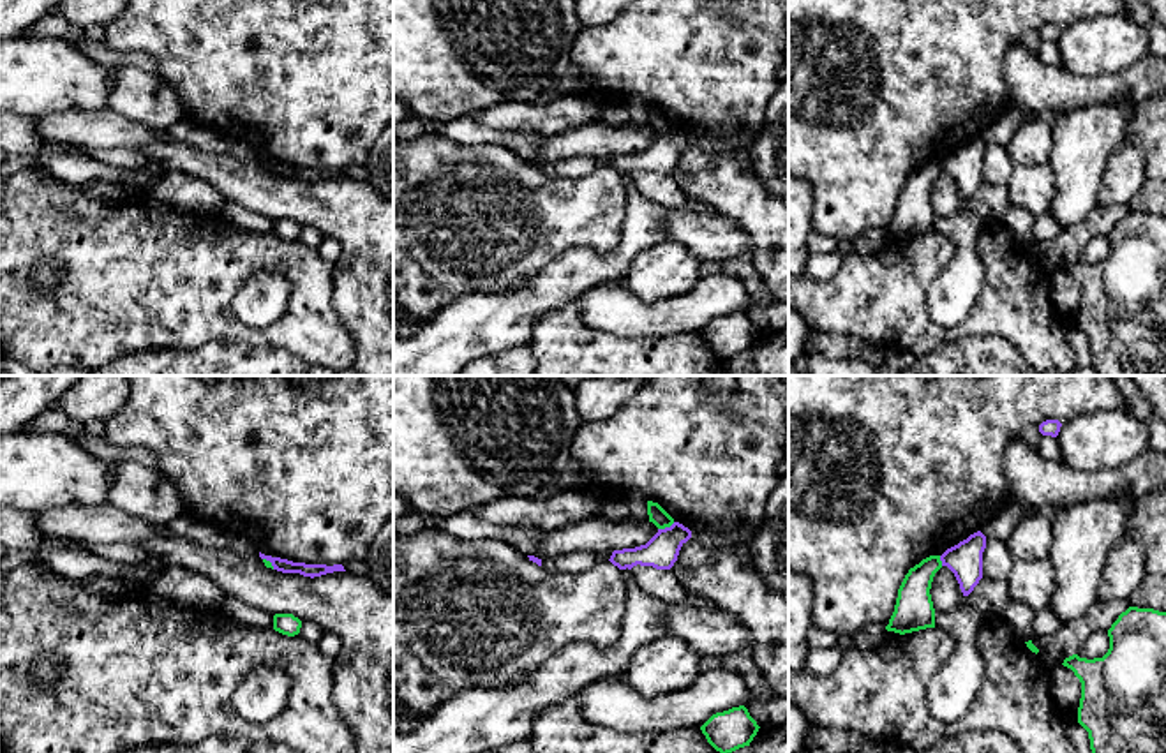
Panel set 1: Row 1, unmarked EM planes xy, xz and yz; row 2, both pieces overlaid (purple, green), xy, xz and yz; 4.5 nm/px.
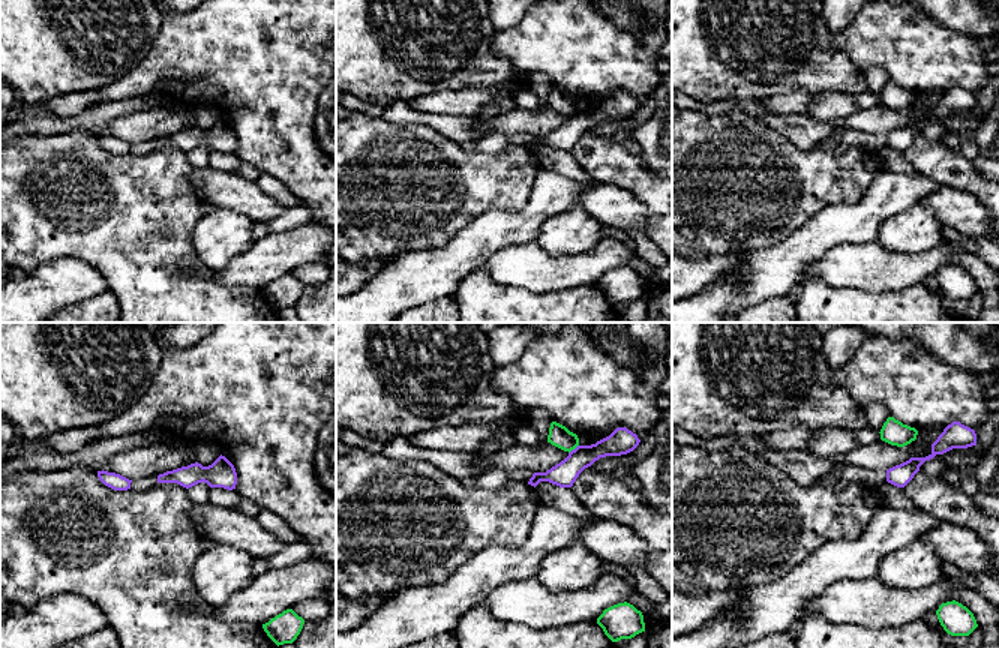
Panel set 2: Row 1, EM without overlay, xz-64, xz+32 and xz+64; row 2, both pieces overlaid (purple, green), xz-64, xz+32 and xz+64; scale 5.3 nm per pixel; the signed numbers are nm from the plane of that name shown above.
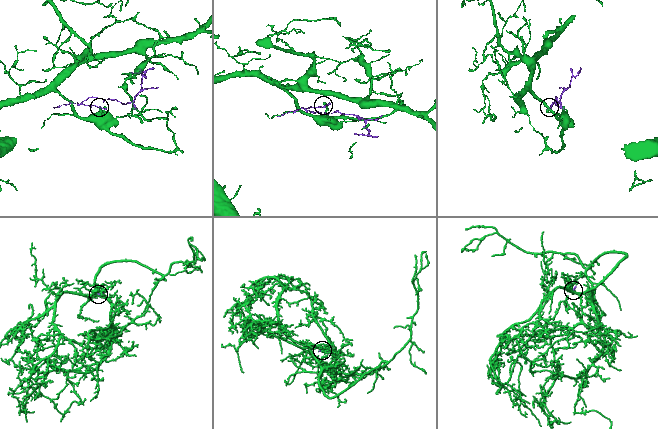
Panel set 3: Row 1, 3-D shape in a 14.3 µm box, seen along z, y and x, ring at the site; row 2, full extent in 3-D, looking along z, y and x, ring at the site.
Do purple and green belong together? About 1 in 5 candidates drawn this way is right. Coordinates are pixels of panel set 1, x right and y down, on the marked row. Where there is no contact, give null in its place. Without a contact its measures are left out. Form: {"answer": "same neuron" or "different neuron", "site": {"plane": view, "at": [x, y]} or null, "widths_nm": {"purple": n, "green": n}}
{"answer": "different neuron", "site": {"plane": "xz", "at": [665, 528]}, "widths_nm": {"purple": 150, "green": 80}}

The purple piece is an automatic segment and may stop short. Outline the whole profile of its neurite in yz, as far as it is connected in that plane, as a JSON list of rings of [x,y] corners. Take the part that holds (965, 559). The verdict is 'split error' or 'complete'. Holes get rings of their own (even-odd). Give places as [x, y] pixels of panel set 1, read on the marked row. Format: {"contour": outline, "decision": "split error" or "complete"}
{"contour": [[[977,531],[940,555],[942,566],[954,573],[963,596],[968,596],[983,578],[984,548],[986,536]]], "decision": "complete"}

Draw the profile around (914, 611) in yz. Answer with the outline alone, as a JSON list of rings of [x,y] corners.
[[[930,555],[908,570],[894,605],[894,612],[886,626],[900,635],[935,628],[935,608],[931,601],[931,582],[942,568],[940,555]]]

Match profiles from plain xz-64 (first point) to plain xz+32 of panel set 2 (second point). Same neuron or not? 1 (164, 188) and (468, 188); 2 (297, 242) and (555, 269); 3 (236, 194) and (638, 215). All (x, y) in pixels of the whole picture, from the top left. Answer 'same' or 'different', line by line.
1: same
2: same
3: same

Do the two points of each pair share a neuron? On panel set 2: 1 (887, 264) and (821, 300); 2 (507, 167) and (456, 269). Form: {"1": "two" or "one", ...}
{"1": "two", "2": "two"}

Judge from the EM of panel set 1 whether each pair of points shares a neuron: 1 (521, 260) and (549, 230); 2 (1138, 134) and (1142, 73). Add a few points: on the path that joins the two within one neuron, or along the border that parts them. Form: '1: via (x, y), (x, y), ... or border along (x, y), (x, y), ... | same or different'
1: via (526, 253), (542, 237) | same
2: border along (1147, 97), (1136, 104) | different

